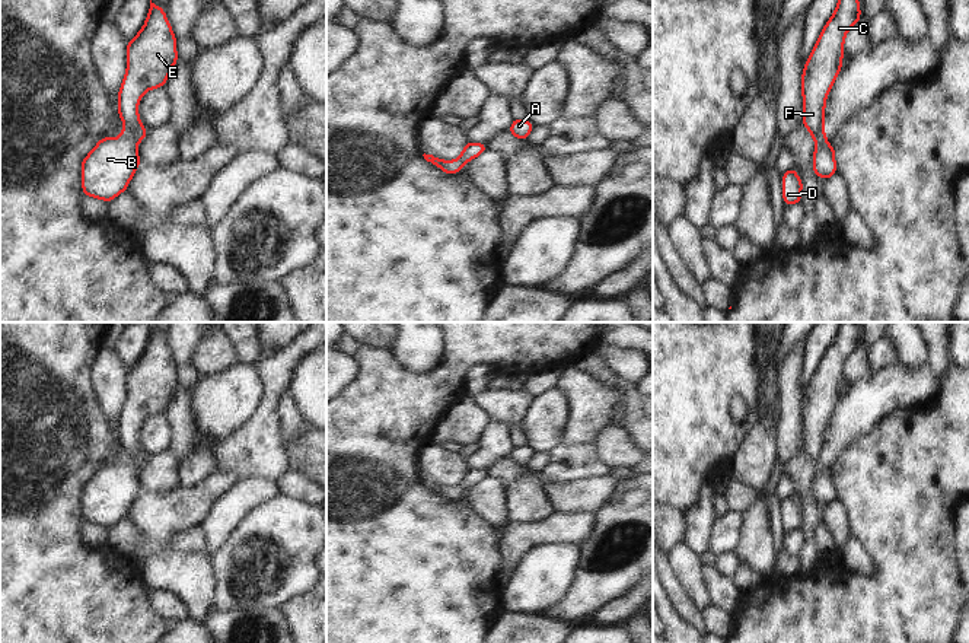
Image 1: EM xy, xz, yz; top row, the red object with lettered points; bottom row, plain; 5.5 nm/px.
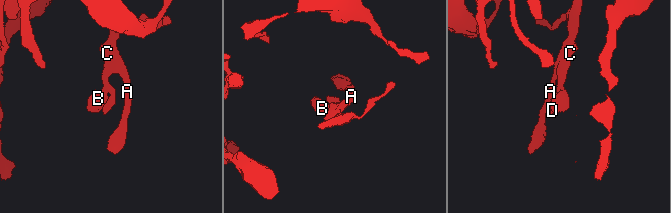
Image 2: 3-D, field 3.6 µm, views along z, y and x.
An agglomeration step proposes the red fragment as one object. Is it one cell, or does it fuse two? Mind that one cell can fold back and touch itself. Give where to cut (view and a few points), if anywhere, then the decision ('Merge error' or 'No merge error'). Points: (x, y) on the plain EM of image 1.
Split along xy (126, 454), (136, 471). Merge error.

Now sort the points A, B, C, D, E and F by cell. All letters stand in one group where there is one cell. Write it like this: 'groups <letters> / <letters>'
groups A C D E F / B

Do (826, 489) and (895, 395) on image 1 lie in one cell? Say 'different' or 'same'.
same

